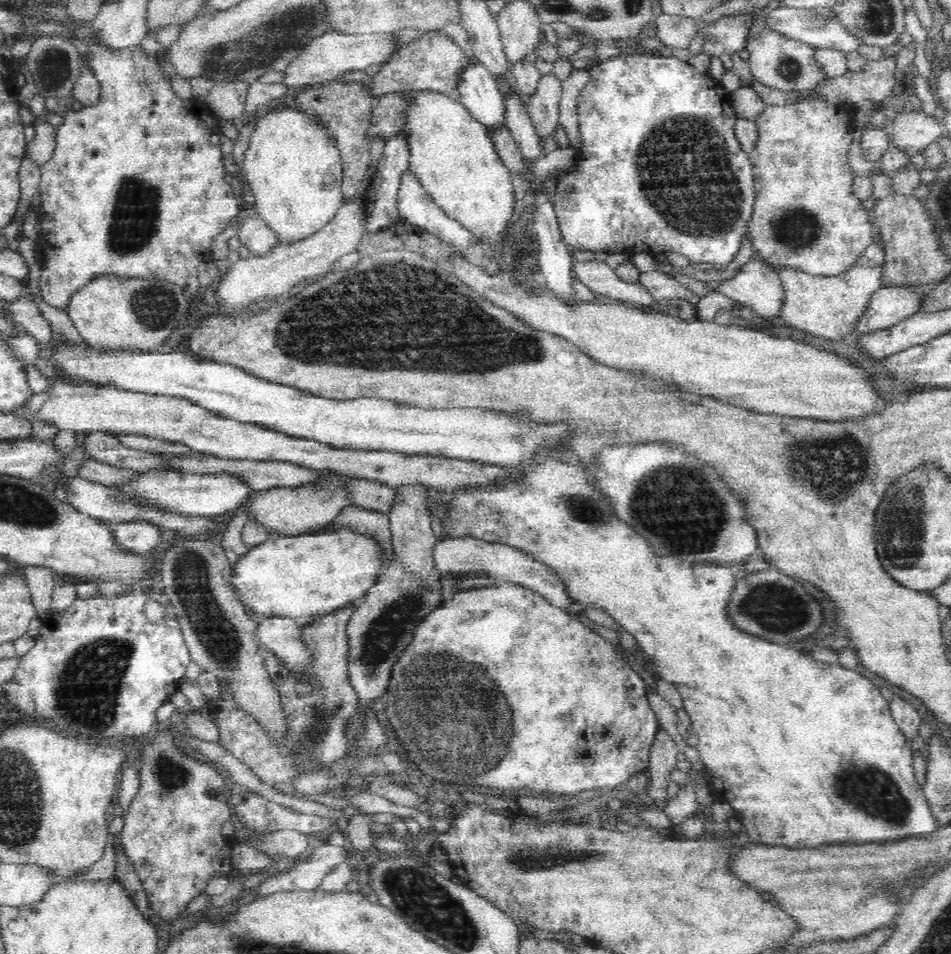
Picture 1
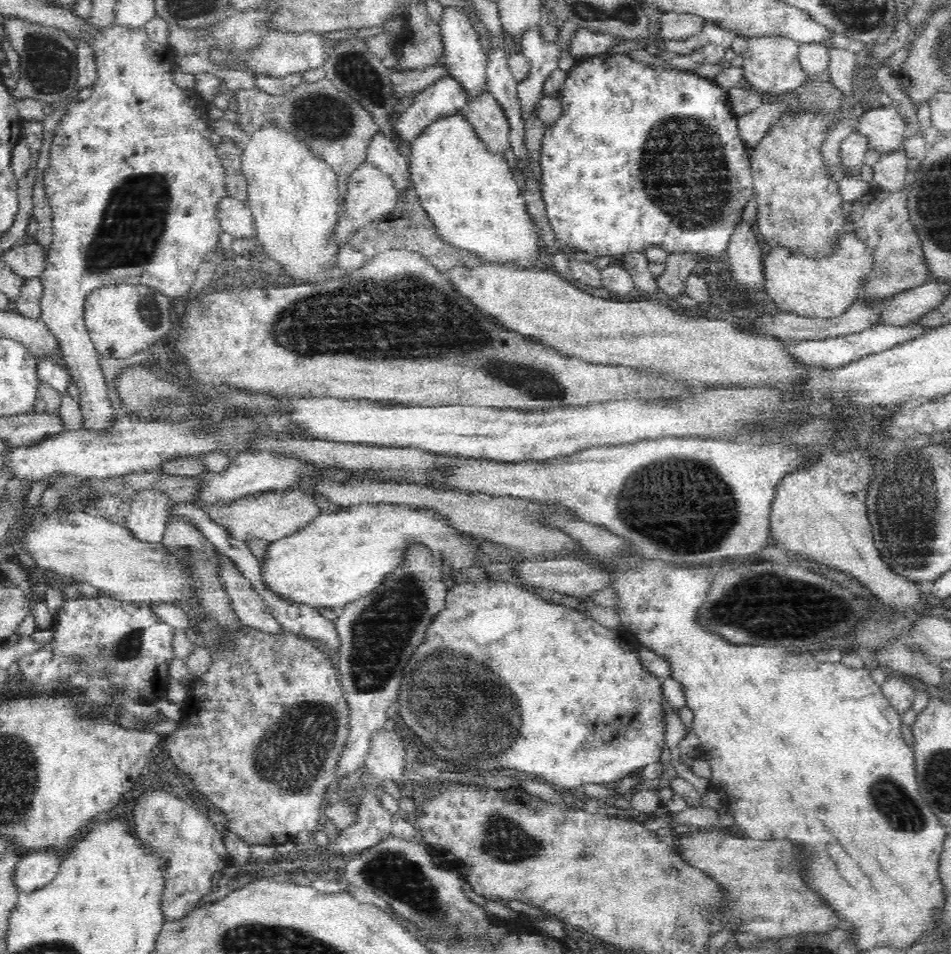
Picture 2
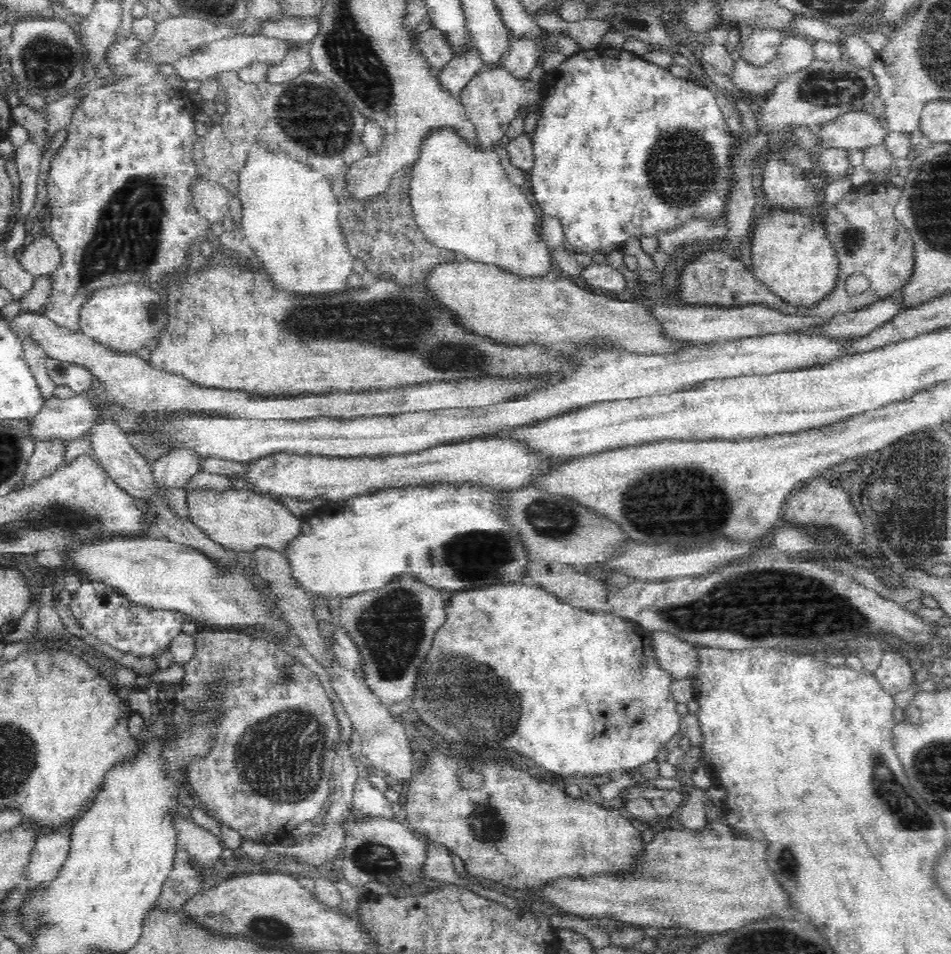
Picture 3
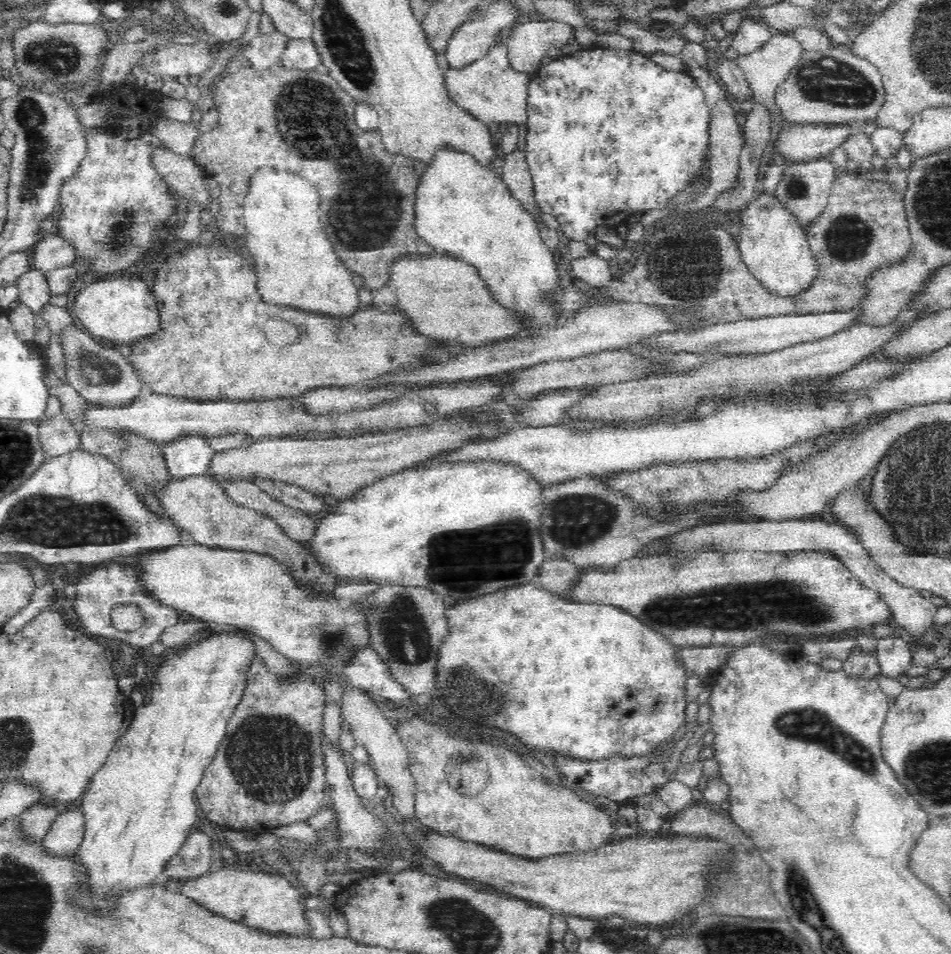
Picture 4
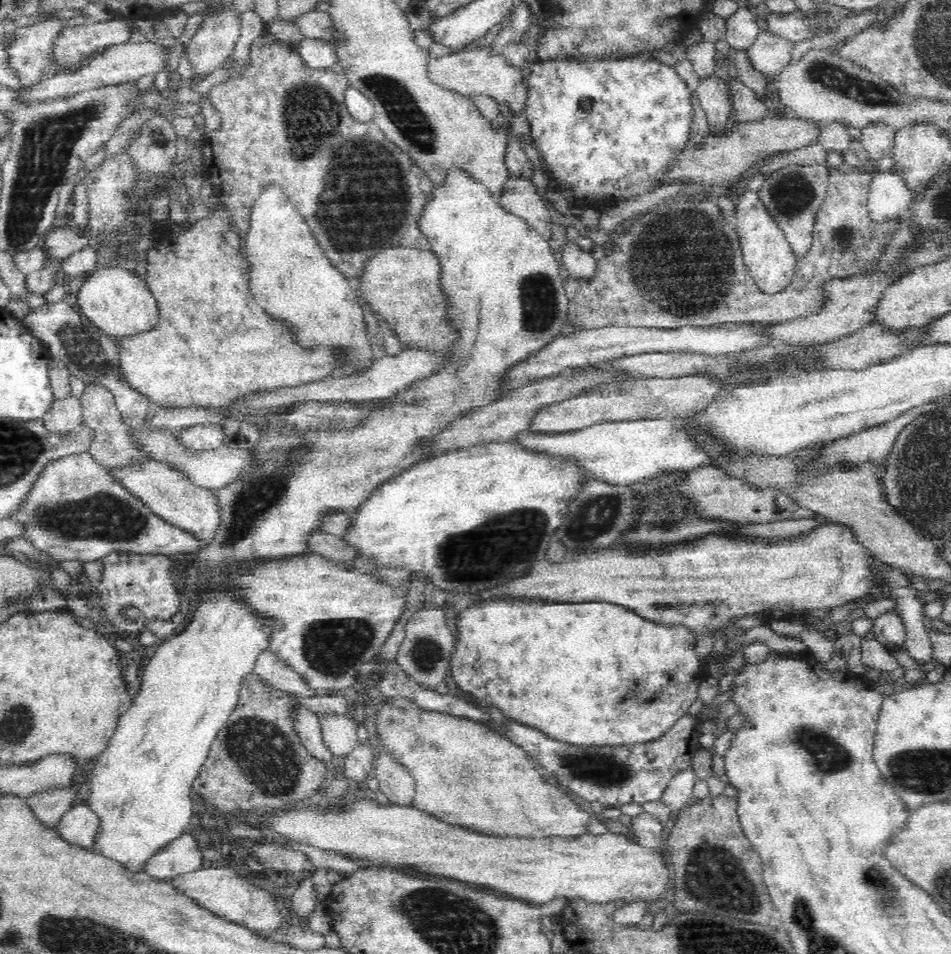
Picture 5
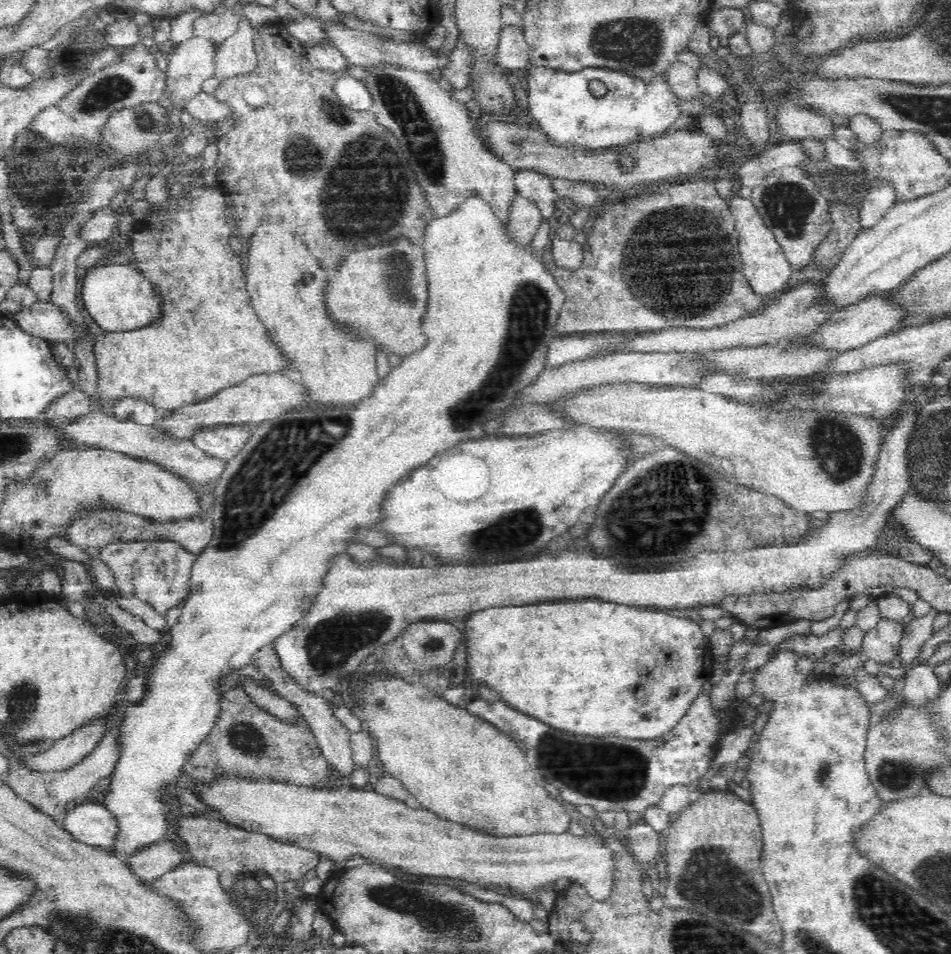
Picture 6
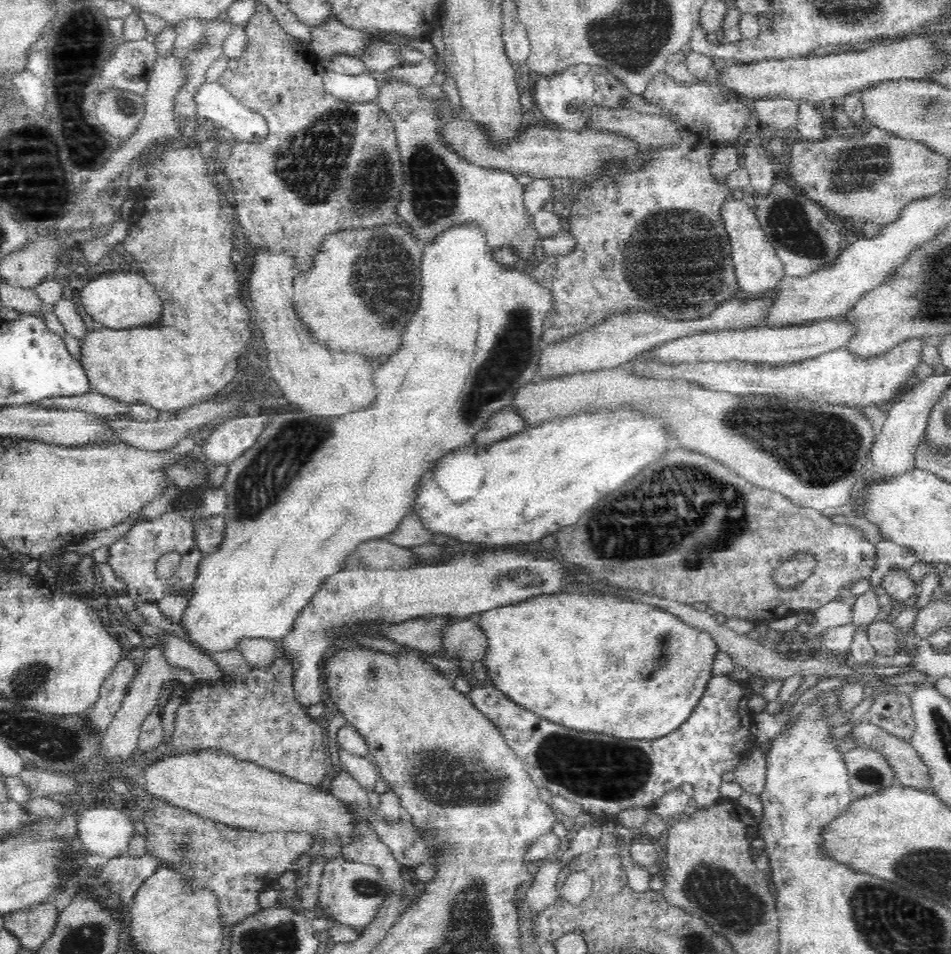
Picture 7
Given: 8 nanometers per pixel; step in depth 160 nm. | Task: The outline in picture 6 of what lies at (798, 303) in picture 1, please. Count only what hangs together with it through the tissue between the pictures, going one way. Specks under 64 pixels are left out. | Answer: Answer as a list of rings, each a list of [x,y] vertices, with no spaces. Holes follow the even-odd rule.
[[[741,196],[734,197],[729,199],[729,209],[736,224],[742,274],[746,277],[751,290],[759,295],[773,296],[782,293],[792,274],[791,266],[785,259],[774,235],[771,234],[771,230],[764,225],[753,200]]]

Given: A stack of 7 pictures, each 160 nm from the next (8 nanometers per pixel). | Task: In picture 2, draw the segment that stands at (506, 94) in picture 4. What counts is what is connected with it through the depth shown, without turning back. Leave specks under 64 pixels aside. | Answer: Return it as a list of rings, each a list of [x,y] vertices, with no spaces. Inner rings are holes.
[[[486,87],[476,96],[471,97],[463,112],[485,147],[494,154],[504,156],[511,146],[510,121],[504,107],[490,90]]]

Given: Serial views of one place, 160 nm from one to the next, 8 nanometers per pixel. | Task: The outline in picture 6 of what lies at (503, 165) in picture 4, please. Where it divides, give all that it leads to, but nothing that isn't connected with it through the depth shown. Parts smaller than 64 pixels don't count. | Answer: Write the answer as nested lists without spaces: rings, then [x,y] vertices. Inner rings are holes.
[[[516,194],[510,210],[510,223],[507,228],[509,242],[528,246],[534,240],[542,224],[542,215],[539,206],[533,200]]]

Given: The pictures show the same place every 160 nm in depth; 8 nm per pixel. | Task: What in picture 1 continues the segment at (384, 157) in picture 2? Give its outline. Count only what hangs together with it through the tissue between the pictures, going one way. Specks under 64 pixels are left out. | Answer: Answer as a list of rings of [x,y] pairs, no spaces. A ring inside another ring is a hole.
[[[406,167],[399,176],[396,193],[397,209],[402,221],[418,226],[460,249],[467,249],[476,238],[468,231],[447,218],[439,206],[433,202],[431,196],[424,190],[416,173]]]

